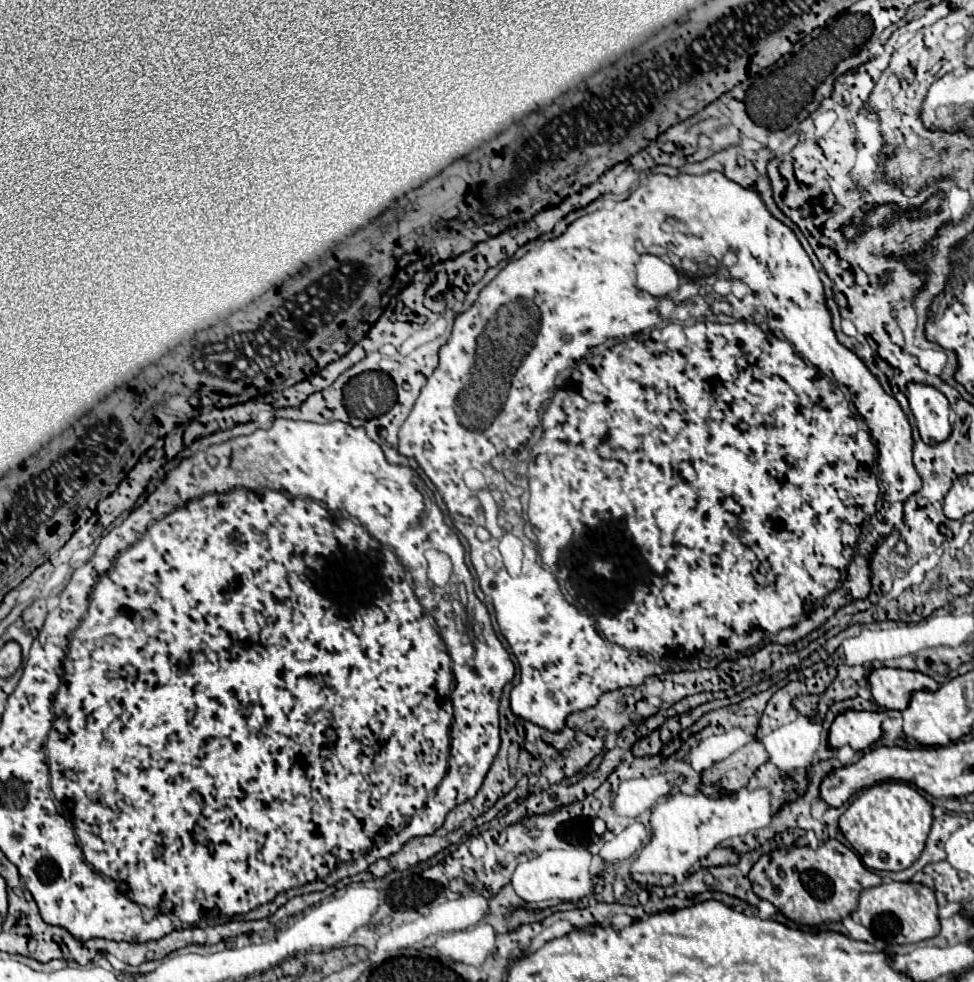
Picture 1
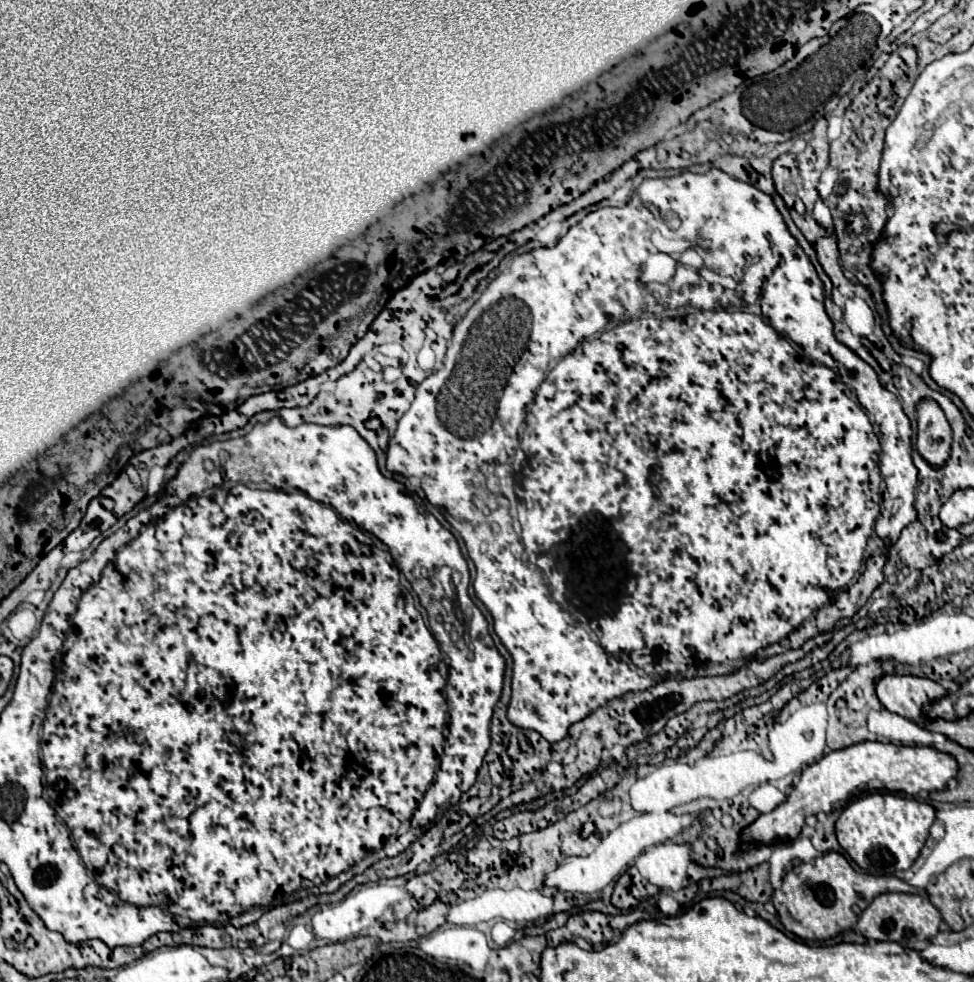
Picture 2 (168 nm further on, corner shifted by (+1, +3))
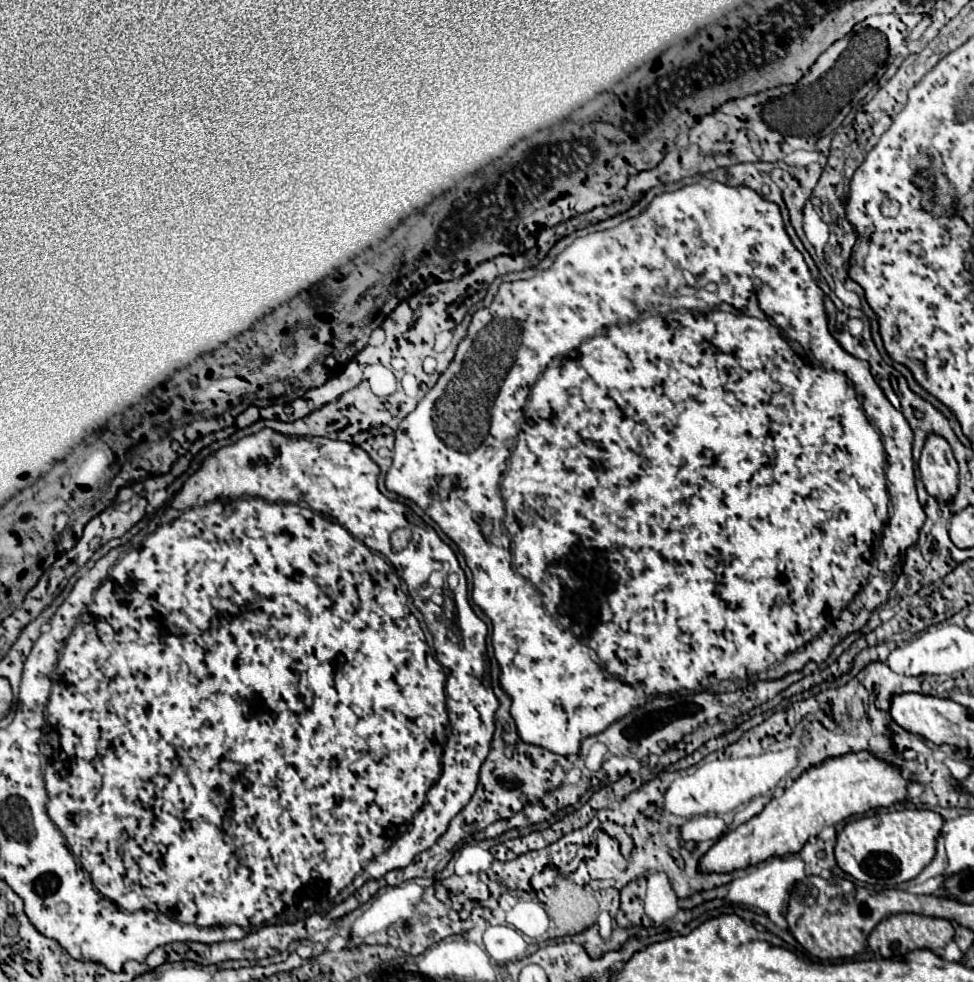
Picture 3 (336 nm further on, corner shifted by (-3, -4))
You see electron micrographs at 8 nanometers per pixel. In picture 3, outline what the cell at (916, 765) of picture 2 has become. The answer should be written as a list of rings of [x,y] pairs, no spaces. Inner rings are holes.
[[[868,752],[846,754],[830,758],[822,766],[804,772],[780,798],[772,798],[764,810],[752,820],[724,834],[698,862],[700,872],[734,872],[760,864],[772,856],[798,854],[808,842],[808,836],[820,834],[822,828],[834,826],[854,814],[870,812],[872,808],[886,808],[906,798],[908,780],[902,778],[900,768],[876,760]]]

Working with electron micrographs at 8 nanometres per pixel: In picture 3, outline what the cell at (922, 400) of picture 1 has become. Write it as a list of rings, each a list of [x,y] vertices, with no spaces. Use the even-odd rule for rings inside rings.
[[[930,436],[918,462],[926,492],[938,502],[950,504],[958,490],[958,464],[950,446],[940,436]]]

